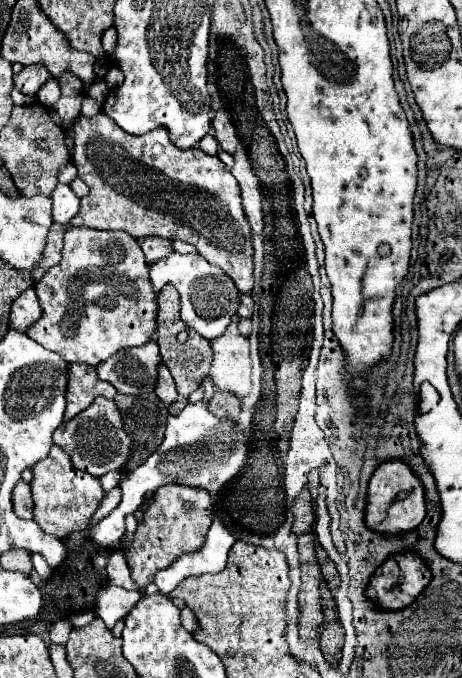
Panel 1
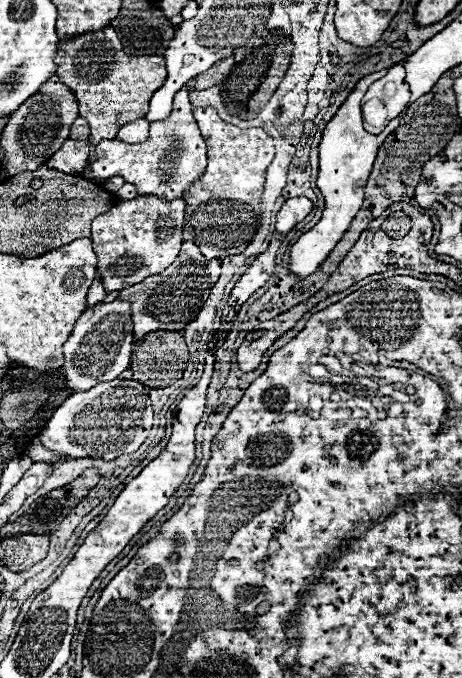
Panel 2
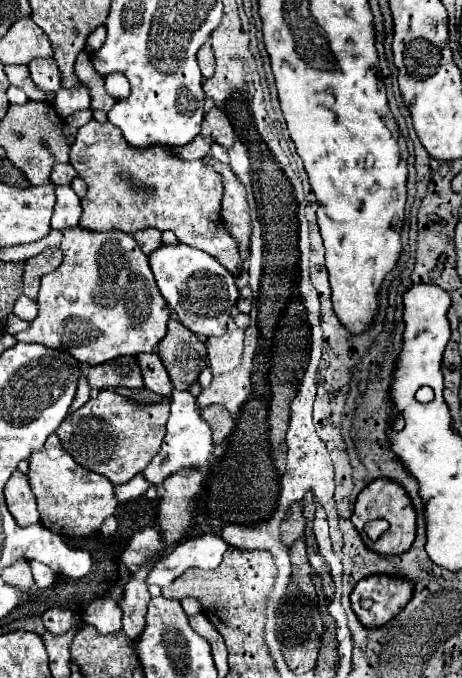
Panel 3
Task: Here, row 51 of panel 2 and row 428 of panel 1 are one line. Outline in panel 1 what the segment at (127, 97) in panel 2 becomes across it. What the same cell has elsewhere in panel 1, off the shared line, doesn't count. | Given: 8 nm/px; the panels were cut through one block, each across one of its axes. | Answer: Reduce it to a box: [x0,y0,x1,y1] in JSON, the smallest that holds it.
[54,398,130,476]

